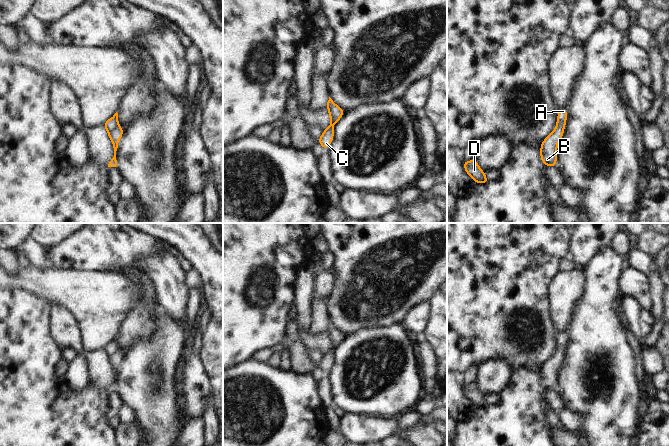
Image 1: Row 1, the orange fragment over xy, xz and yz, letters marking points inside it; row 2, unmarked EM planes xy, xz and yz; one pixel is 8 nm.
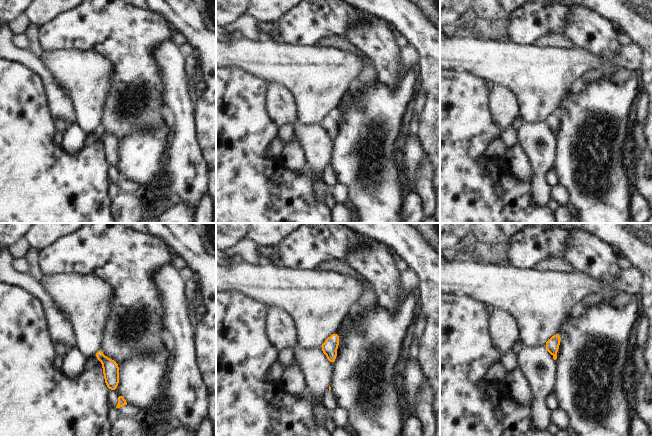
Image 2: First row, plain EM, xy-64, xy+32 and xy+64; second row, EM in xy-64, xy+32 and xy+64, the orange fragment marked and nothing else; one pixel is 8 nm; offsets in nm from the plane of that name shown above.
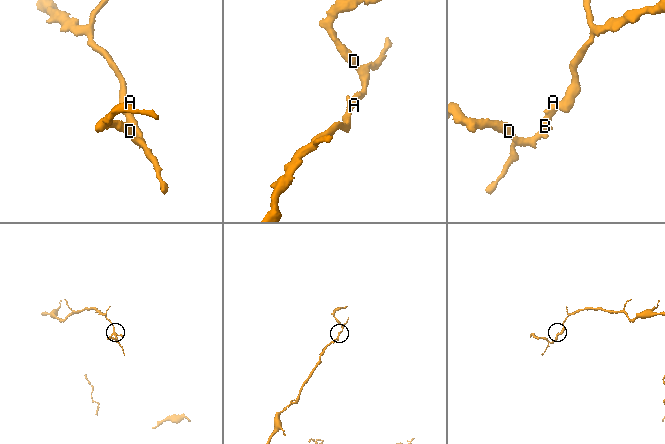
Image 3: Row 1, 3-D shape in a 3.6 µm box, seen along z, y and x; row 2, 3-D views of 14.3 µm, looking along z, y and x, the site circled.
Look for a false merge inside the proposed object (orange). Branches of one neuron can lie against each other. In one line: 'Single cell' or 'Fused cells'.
Single cell

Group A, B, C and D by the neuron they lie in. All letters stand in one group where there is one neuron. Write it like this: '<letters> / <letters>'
A B C D

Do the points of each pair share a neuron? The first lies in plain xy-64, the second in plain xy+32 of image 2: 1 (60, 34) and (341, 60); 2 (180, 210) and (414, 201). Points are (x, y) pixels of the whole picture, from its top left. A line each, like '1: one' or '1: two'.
1: two
2: one

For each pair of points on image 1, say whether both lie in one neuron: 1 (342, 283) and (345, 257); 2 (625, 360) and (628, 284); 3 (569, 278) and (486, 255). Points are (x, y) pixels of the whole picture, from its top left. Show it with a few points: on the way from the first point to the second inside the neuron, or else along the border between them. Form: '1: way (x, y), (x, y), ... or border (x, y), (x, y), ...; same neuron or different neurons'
1: way (345, 277), (345, 263); same neuron
2: border (623, 270), (619, 280), (620, 291); different neurons
3: border (558, 271), (548, 288), (547, 296); different neurons

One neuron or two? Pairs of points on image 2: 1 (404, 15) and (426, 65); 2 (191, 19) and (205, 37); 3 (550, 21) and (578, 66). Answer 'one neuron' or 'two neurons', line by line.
1: one neuron
2: one neuron
3: two neurons

